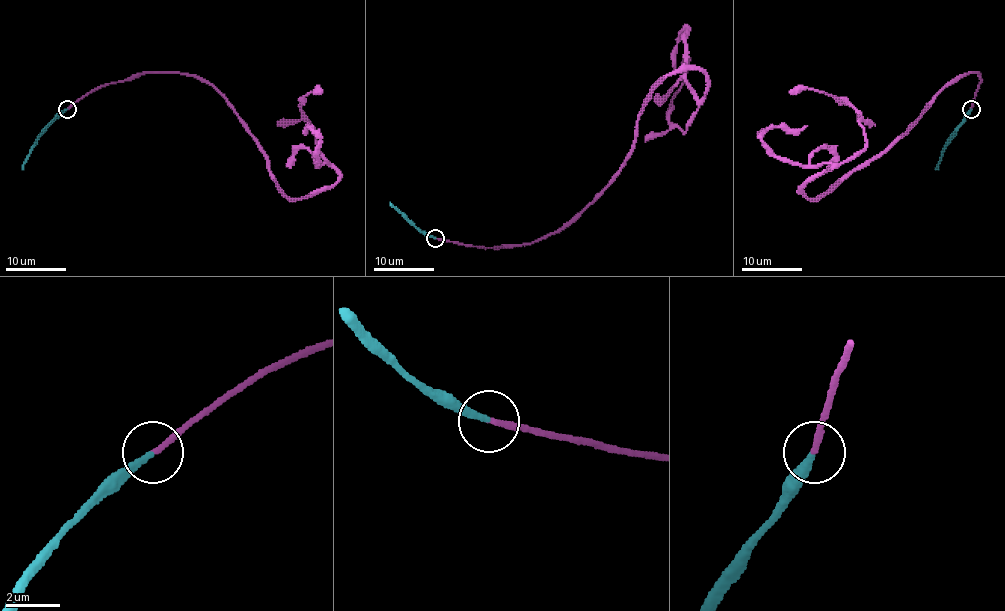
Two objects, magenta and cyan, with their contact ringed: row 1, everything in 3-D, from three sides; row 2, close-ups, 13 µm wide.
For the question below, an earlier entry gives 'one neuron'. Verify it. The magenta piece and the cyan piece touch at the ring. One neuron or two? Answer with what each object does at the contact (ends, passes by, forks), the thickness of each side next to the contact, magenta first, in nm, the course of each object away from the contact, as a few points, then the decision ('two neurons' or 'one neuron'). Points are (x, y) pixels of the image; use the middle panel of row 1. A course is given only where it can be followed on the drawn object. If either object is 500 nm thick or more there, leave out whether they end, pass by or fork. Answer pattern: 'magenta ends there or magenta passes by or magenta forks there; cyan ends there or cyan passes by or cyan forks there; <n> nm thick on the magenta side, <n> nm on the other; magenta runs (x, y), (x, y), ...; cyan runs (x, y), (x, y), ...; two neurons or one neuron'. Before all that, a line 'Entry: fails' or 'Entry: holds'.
Entry: holds
magenta ends there; cyan ends there; 200 nm thick on the magenta side, 240 nm on the other; magenta runs (435, 238), (566, 226), (619, 170), (645, 98), (699, 69), (684, 131), (669, 115), (689, 56); cyan runs (435, 238), (426, 235), (390, 202); one neuron

